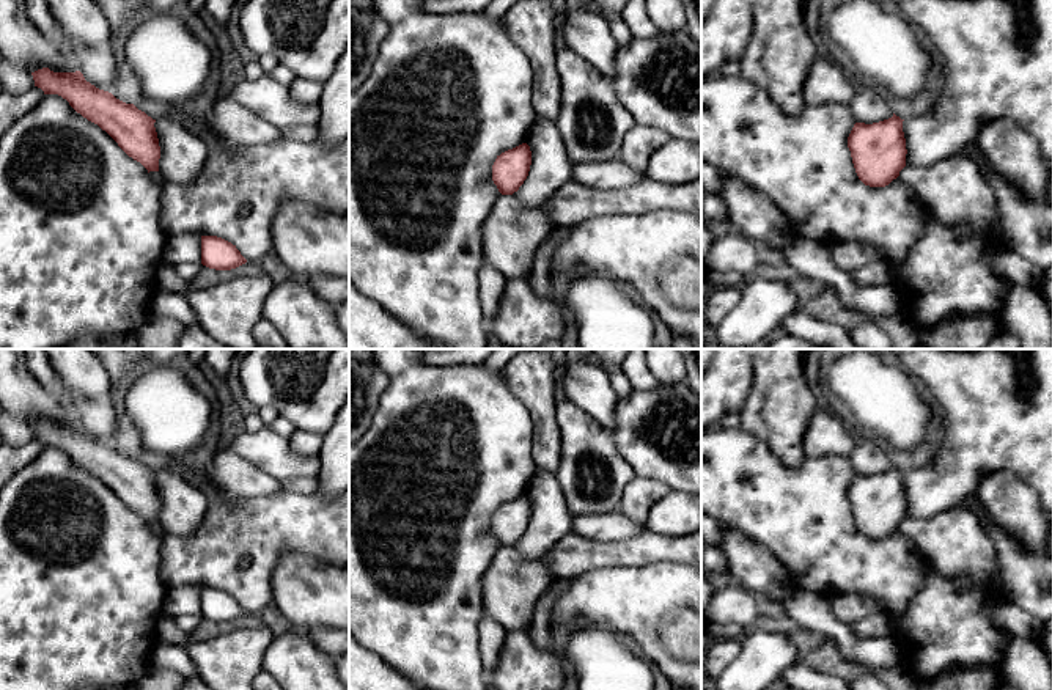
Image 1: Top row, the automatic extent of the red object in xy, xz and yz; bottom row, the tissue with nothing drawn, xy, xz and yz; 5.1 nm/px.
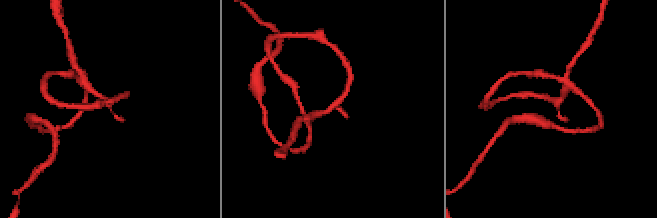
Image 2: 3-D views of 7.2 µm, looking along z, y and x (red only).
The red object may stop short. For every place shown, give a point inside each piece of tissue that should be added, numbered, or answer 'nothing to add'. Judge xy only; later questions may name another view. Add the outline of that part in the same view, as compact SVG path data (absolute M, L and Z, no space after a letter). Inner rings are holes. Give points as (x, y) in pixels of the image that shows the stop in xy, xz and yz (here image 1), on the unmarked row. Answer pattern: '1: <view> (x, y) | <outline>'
1: xy (21, 395) | M0 349L0 407L30 424L42 420L53 424L79 423L77 415L28 371L24 349Z

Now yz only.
1: yz (870, 456) | M859 434L851 462L857 475L873 476L893 468L888 448L870 434Z

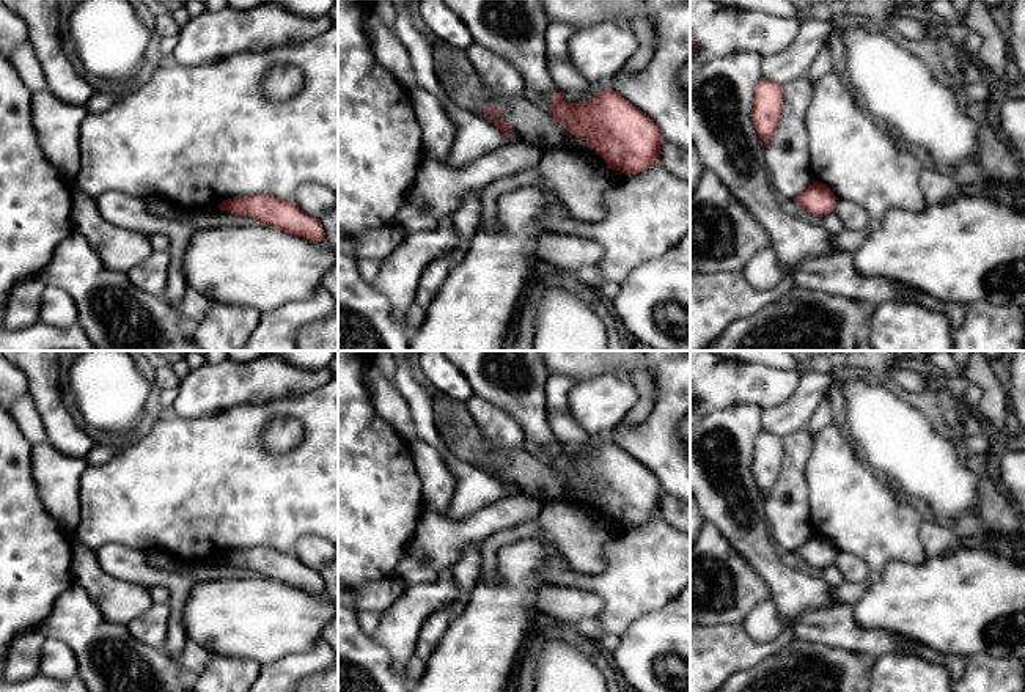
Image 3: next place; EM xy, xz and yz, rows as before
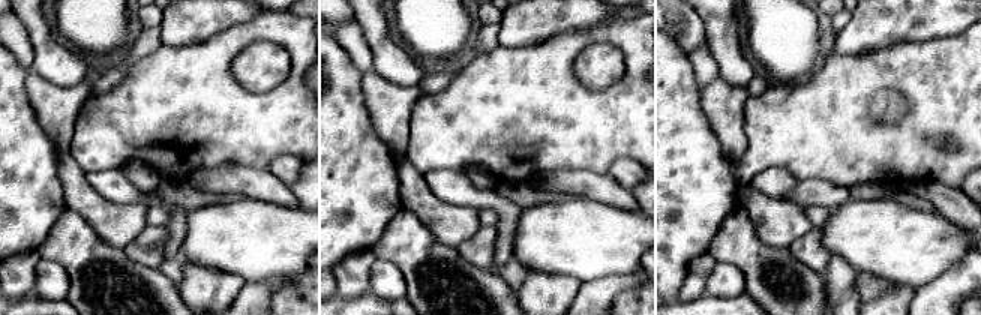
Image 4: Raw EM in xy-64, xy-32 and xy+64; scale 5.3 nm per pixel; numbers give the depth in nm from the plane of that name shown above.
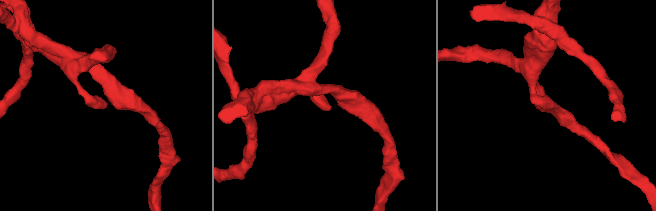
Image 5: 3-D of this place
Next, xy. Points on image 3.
nothing to add

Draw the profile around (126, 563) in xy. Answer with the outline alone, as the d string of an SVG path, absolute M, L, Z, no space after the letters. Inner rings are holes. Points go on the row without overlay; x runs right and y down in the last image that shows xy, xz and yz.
M108 544L94 550L94 555L101 568L116 579L148 587L163 585L170 591L168 606L171 612L163 650L181 662L189 640L182 624L182 609L195 582L184 572L170 572L152 566L146 552L123 544Z

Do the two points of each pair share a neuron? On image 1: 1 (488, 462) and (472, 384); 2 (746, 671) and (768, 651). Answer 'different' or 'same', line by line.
1: same
2: same

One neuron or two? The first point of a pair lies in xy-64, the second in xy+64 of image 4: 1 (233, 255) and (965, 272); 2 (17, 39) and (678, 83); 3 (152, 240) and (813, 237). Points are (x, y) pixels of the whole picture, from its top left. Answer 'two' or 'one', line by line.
1: two
2: two
3: one

